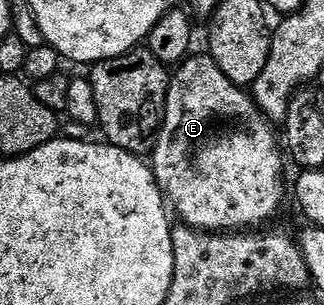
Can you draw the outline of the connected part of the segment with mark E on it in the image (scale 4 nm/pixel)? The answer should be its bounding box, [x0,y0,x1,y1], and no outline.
[149,56,283,232]

